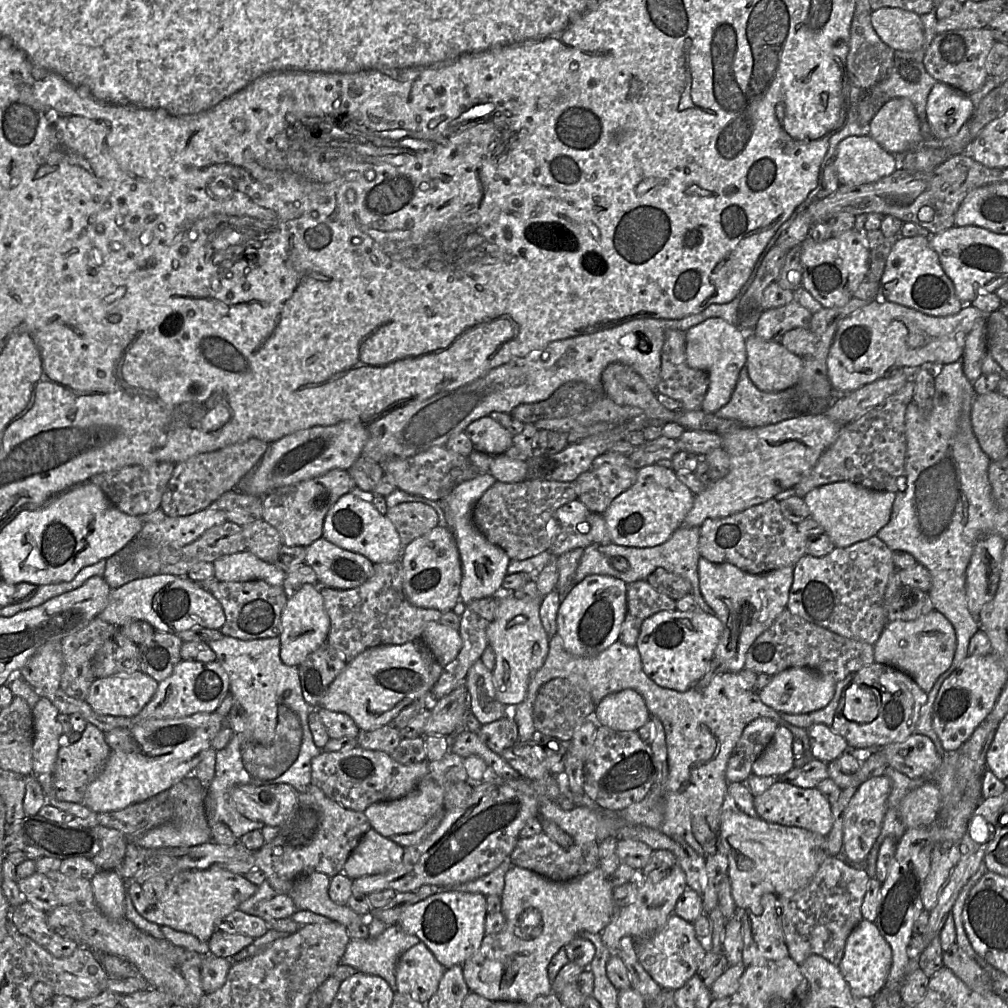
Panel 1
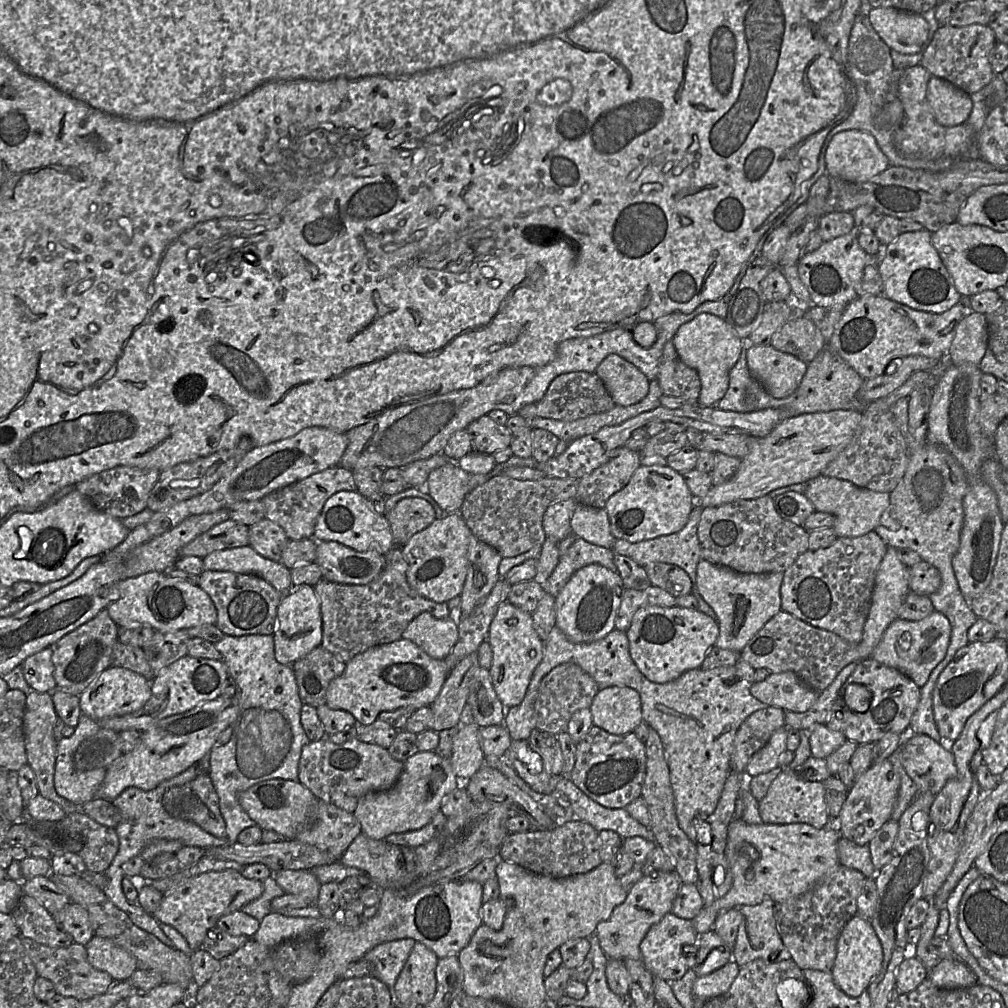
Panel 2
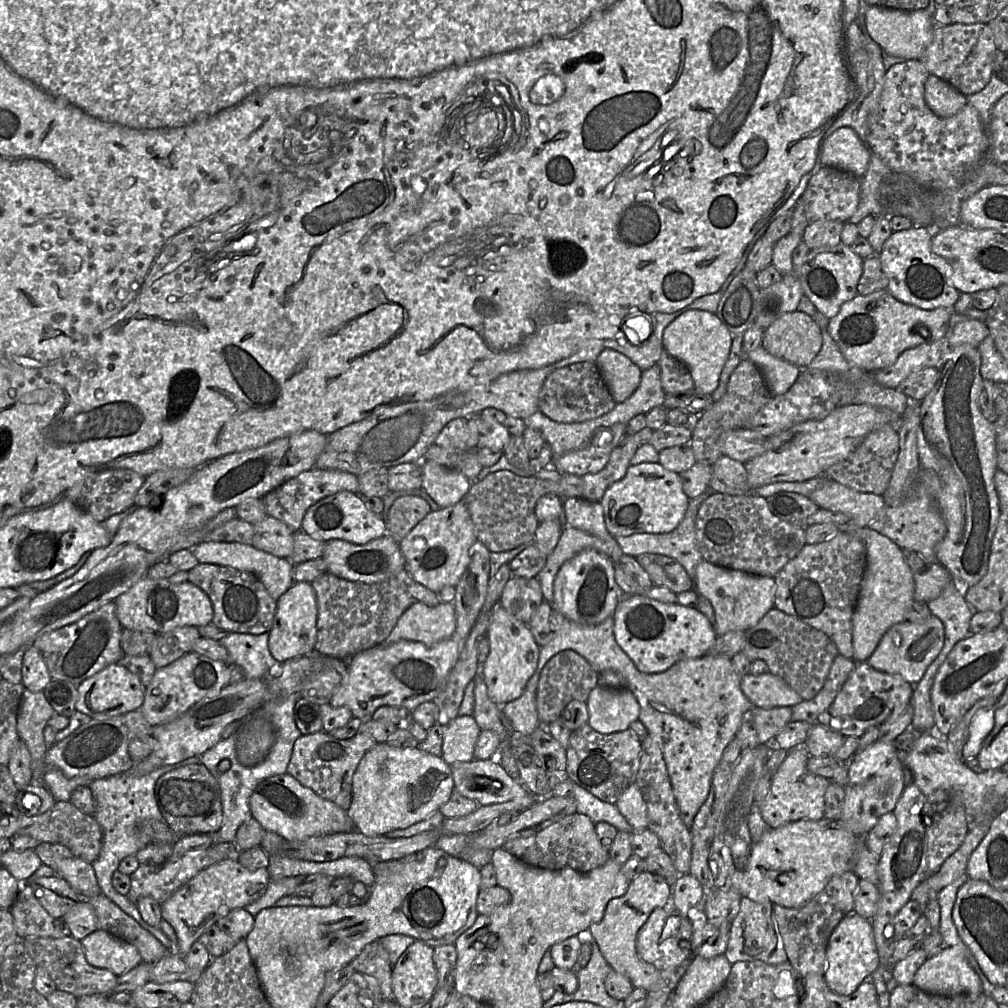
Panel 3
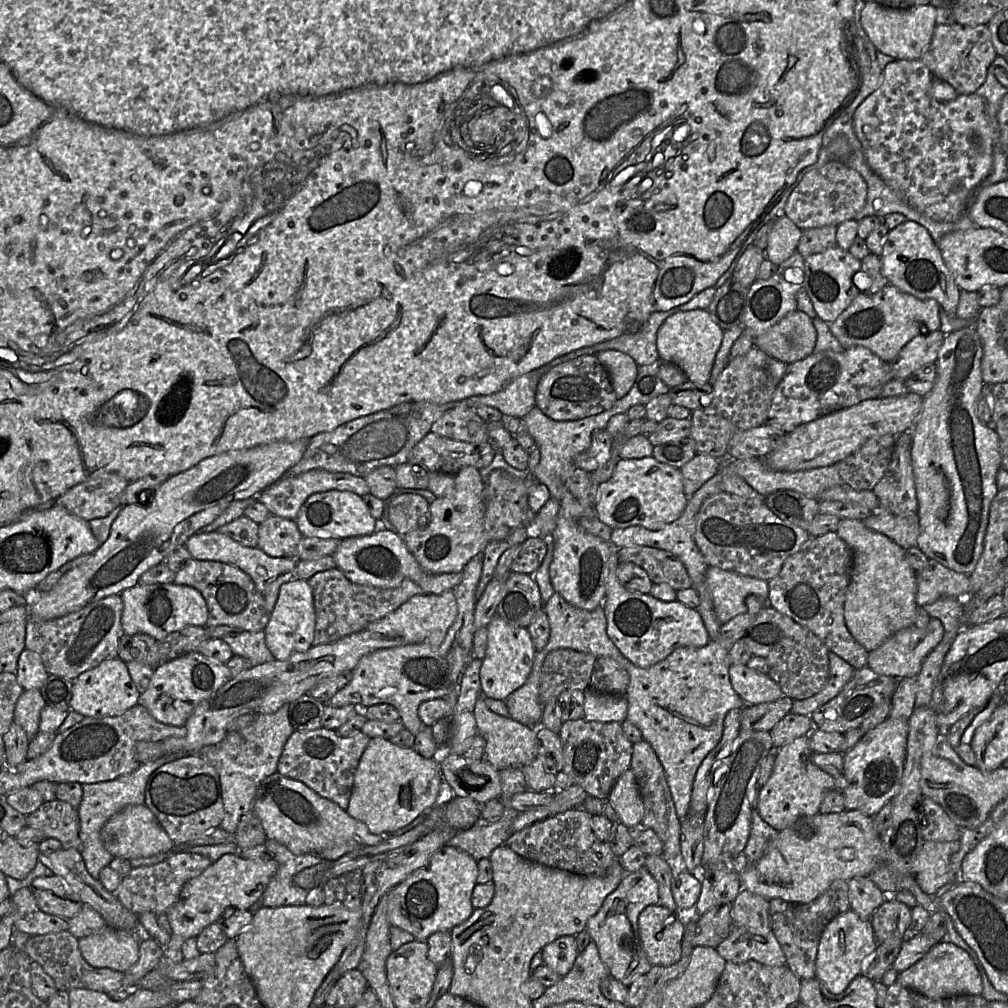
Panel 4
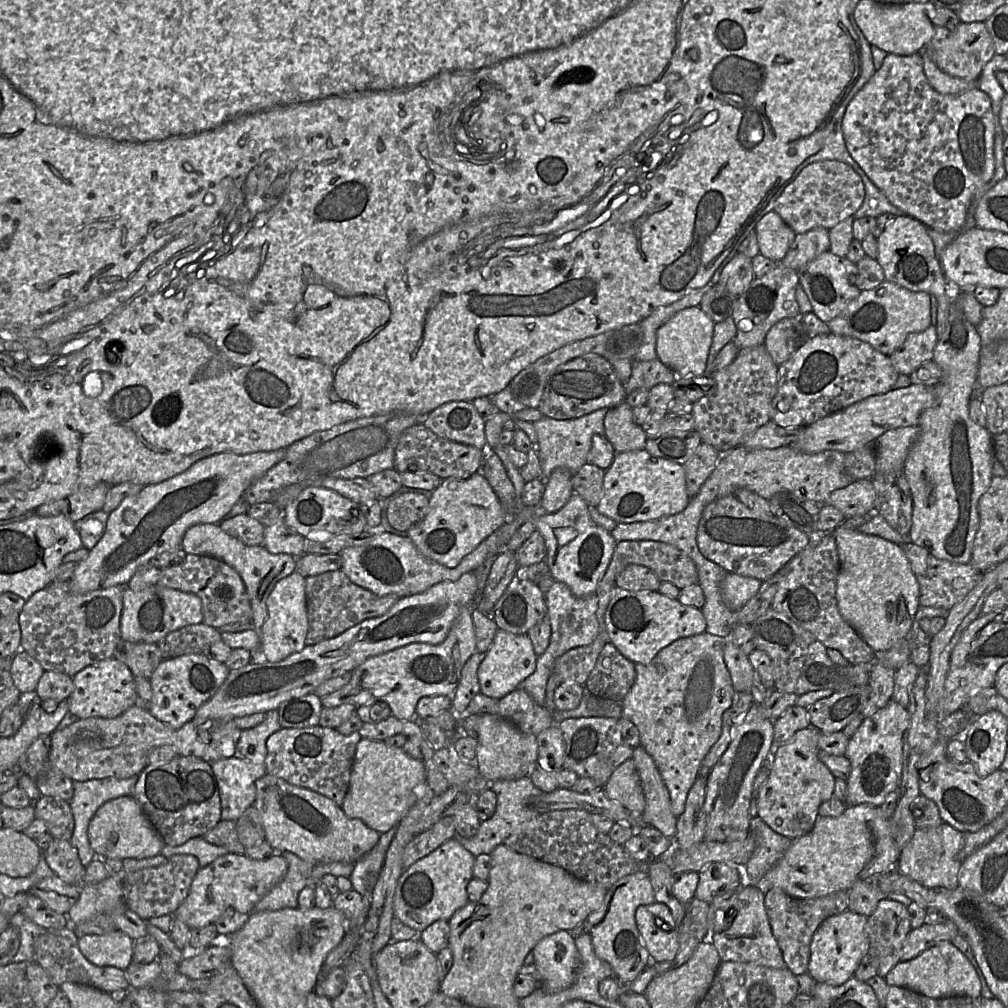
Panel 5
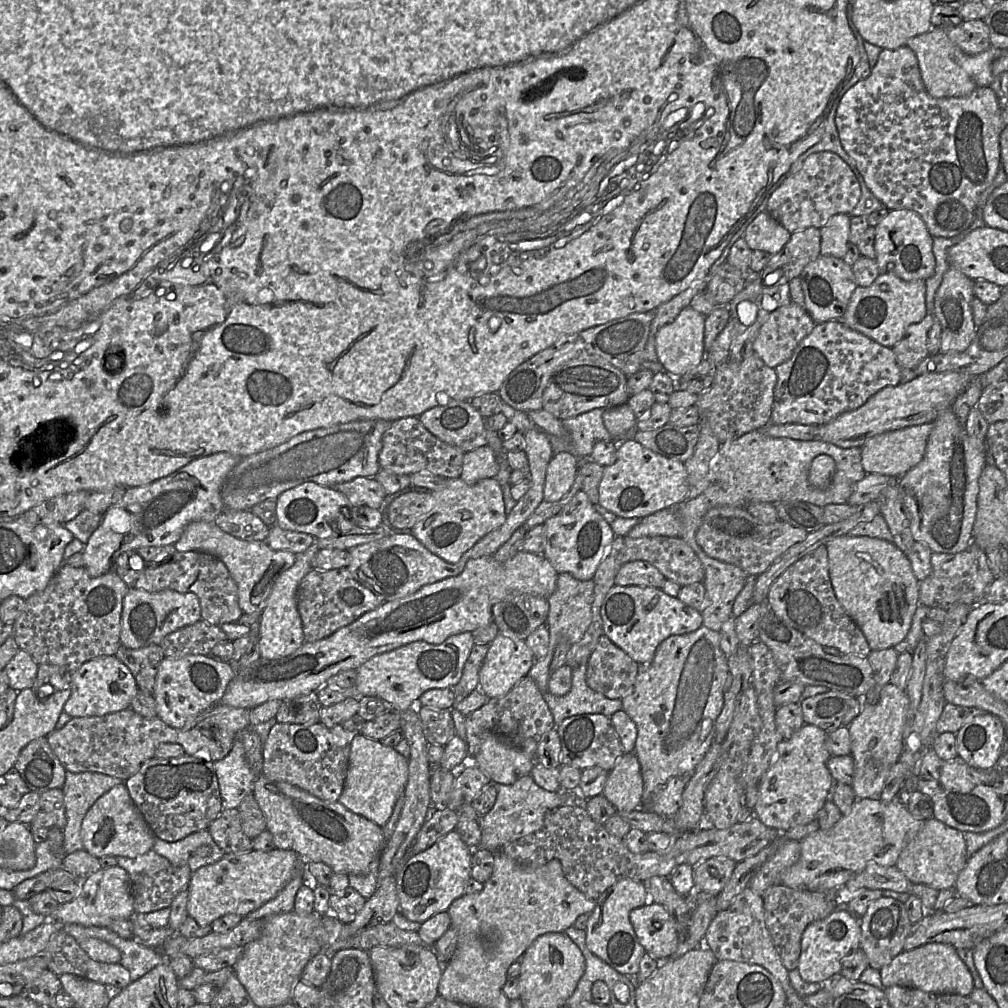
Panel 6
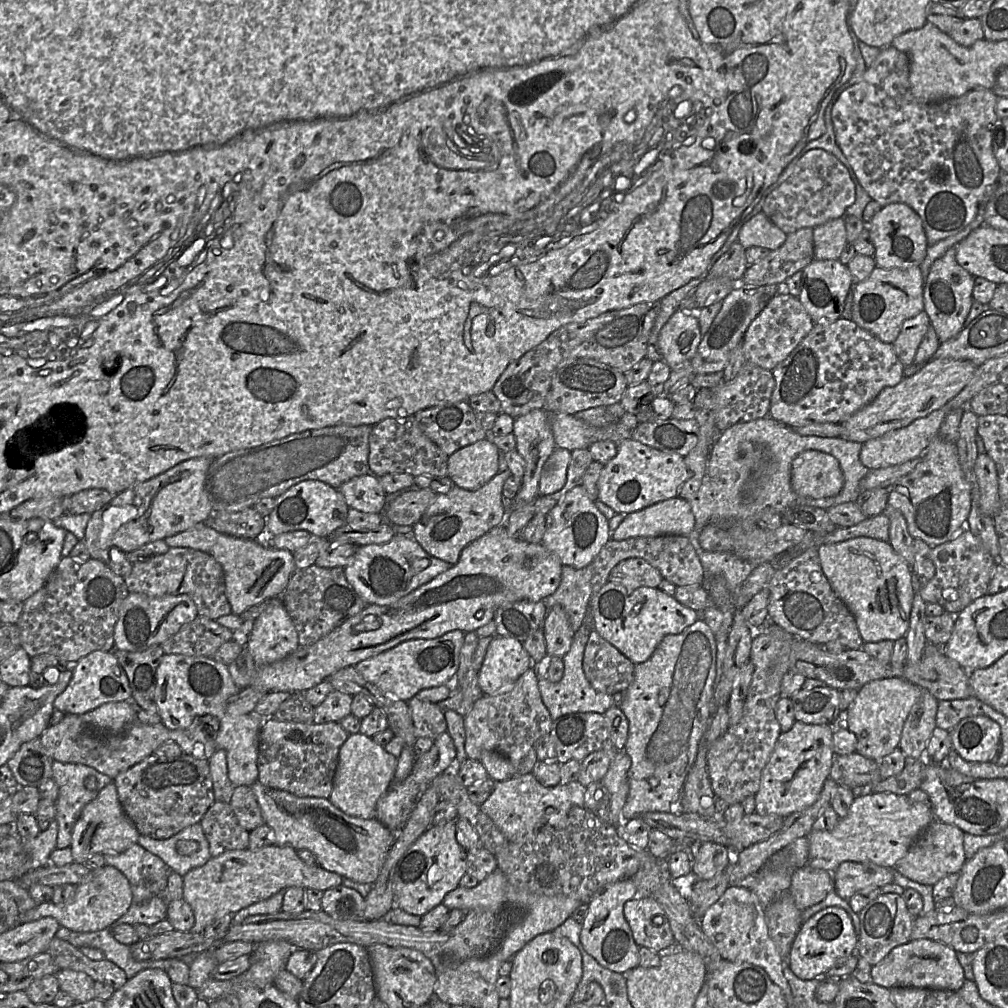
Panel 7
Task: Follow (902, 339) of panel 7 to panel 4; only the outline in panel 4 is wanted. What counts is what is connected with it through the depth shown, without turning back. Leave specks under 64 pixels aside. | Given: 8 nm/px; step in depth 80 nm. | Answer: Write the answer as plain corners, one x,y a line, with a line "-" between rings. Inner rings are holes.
935,330
911,339
890,362
893,379
906,380
922,366
935,363
944,337
941,330

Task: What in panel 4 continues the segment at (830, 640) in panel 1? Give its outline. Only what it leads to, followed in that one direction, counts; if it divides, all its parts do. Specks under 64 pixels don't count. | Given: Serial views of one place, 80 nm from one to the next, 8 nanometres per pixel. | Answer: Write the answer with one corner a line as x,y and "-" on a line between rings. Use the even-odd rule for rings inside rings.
766,606
748,628
745,642
752,656
767,661
770,678
793,700
803,700
822,690
829,676
829,649
810,630

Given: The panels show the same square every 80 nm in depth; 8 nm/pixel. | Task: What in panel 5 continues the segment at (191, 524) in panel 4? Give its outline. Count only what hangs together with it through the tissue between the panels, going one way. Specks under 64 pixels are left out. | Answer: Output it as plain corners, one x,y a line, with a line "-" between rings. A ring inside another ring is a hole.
286,448
248,454
221,452
204,457
187,470
126,497
109,513
104,533
89,550
86,559
77,563
69,580
70,590
85,594
127,583
141,565
156,555
181,547
188,528
196,524
220,523
232,507
243,498
246,489
270,468
282,461

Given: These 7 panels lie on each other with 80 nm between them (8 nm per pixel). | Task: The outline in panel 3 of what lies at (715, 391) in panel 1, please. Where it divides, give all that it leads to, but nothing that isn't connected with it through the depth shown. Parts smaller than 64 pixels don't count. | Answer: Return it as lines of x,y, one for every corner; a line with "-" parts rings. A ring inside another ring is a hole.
688,310
681,313
664,329
662,336
664,350
688,367
695,389
707,395
711,395
719,385
732,339
733,335
717,315
704,310

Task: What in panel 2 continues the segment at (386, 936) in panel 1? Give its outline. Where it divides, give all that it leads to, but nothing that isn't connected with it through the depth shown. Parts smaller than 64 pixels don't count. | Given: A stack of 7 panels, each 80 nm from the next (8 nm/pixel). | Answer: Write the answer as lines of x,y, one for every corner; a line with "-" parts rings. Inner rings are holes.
412,938
387,941
376,945
363,956
372,965
372,976
388,986
391,1004
396,979
415,943
416,940

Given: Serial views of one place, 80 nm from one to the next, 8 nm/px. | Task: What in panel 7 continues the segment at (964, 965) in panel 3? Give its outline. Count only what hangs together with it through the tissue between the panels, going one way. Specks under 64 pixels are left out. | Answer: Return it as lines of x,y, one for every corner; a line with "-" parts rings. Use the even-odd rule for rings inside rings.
931,939
910,940
893,948
878,964
871,967
872,982
890,989
895,987
928,988
958,991
966,978
950,946

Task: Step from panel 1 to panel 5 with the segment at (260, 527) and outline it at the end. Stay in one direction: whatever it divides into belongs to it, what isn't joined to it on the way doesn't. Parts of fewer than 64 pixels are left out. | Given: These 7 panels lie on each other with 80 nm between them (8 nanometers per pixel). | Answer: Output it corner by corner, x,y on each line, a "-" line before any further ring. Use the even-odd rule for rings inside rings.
281,518
265,528
263,546
273,554
290,554
295,558
305,554
306,538
286,525

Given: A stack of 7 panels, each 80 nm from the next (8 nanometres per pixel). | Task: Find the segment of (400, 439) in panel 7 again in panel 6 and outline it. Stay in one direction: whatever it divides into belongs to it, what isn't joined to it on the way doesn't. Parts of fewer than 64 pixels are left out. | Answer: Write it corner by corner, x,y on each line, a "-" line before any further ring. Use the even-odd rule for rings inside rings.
416,416
404,417
391,422
382,437
378,461
381,469
395,474
432,473
444,478
460,477
464,452
430,433

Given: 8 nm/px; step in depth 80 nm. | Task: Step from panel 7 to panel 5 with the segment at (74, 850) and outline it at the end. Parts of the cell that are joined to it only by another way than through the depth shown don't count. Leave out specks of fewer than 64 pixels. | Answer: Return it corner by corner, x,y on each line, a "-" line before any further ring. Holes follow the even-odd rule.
121,796
104,803
89,823
88,839
96,858
100,859
149,858
159,855
166,845
142,807
132,796

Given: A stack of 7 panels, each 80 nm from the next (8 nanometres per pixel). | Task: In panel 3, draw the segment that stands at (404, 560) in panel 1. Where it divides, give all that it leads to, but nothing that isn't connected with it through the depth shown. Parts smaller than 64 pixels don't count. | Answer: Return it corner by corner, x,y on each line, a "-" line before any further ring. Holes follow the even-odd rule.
464,499
457,504
431,511
401,540
405,568
410,576
435,593
459,583
469,562
469,550
477,541
474,525

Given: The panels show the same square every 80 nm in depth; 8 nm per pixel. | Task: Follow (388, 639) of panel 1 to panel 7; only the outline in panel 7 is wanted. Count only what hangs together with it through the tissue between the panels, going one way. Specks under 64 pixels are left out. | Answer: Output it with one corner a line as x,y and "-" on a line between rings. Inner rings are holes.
316,564
294,571
281,601
297,630
299,647
314,644
368,605
346,579
344,568
323,568

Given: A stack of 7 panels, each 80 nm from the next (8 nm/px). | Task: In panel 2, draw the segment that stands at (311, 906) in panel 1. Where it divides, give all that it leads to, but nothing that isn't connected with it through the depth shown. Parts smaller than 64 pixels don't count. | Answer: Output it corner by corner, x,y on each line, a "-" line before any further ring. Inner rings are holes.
280,870
270,876
274,877
285,893
302,895
308,899
309,905
317,906
321,882
311,870

